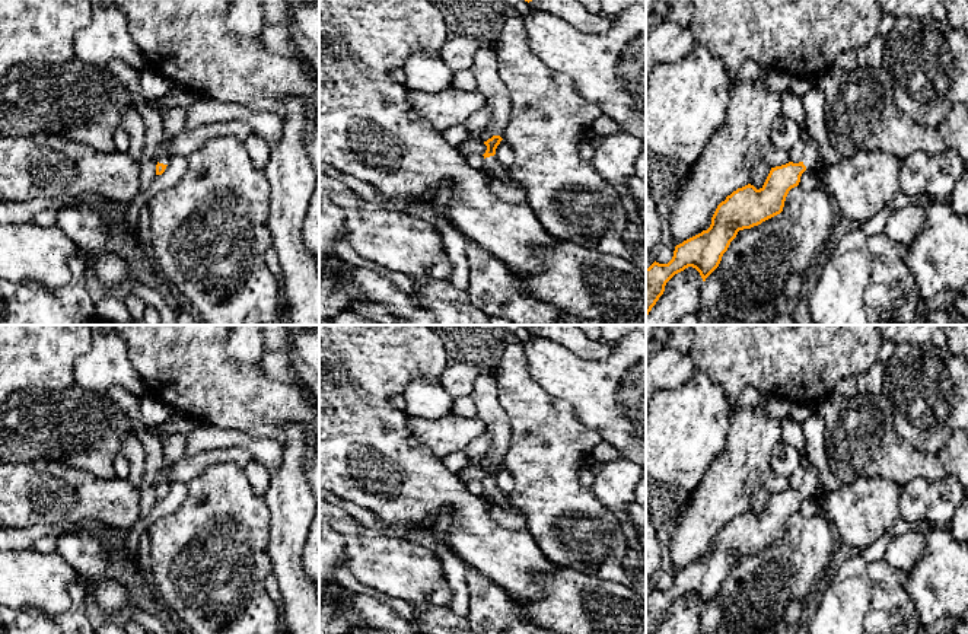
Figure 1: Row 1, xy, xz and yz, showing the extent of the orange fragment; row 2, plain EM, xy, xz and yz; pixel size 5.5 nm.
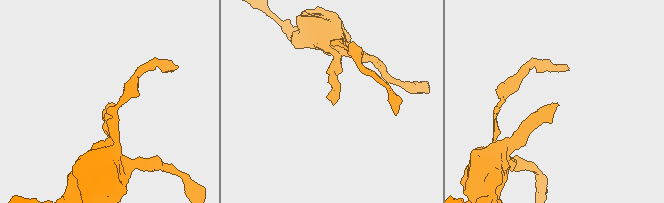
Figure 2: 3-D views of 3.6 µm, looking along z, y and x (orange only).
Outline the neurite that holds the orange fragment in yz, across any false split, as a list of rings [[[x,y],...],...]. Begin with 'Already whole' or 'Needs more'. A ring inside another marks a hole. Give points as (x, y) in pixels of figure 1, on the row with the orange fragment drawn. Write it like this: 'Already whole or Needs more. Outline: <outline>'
Needs more. Outline: [[[809,138],[806,141],[802,162],[789,162],[786,165],[771,168],[764,185],[760,189],[748,184],[727,195],[726,200],[717,206],[711,217],[711,224],[707,230],[703,230],[701,233],[676,245],[674,257],[668,264],[659,264],[655,261],[649,268],[646,268],[646,316],[663,294],[666,283],[675,274],[692,267],[700,273],[703,281],[706,281],[706,278],[719,267],[723,254],[736,238],[738,232],[758,226],[762,222],[780,214],[789,191],[799,185],[802,173],[808,168],[819,169],[822,165],[824,160],[819,147],[812,138]]]

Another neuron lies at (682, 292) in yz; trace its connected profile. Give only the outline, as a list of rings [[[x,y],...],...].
[[[692,267],[675,274],[646,316],[646,325],[674,325],[681,316],[697,313],[703,284],[700,273]]]

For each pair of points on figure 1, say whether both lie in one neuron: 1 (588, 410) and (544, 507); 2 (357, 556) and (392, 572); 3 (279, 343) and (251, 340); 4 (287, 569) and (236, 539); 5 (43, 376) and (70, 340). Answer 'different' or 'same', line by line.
1: different
2: same
3: different
4: different
5: same

